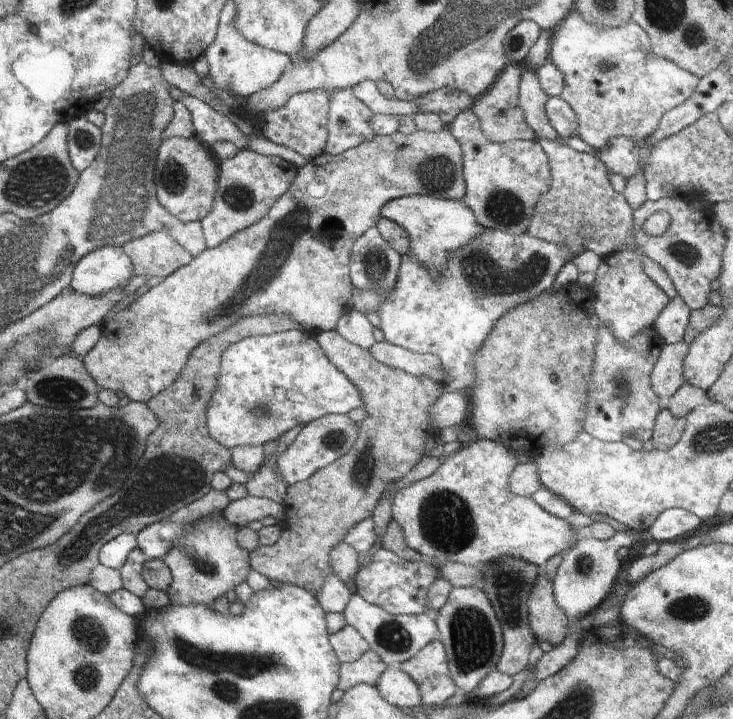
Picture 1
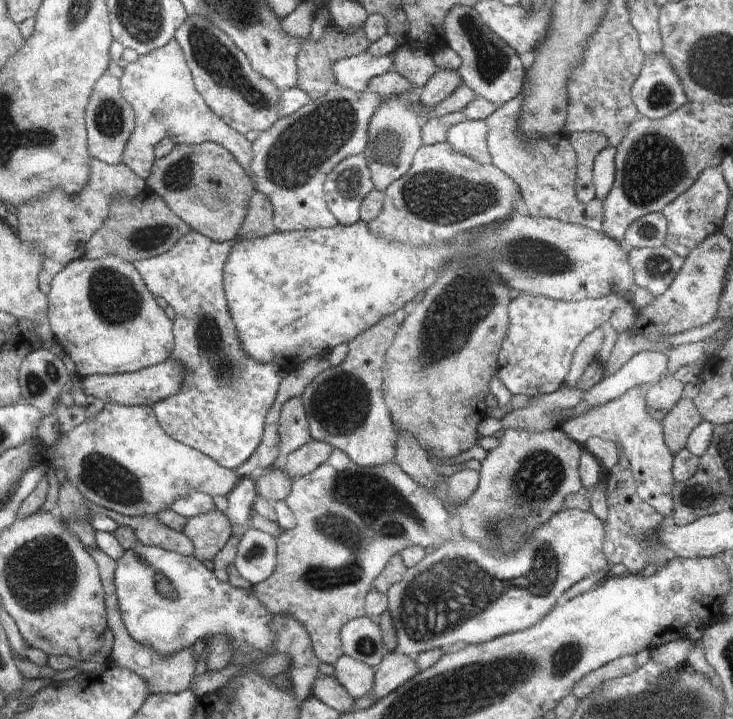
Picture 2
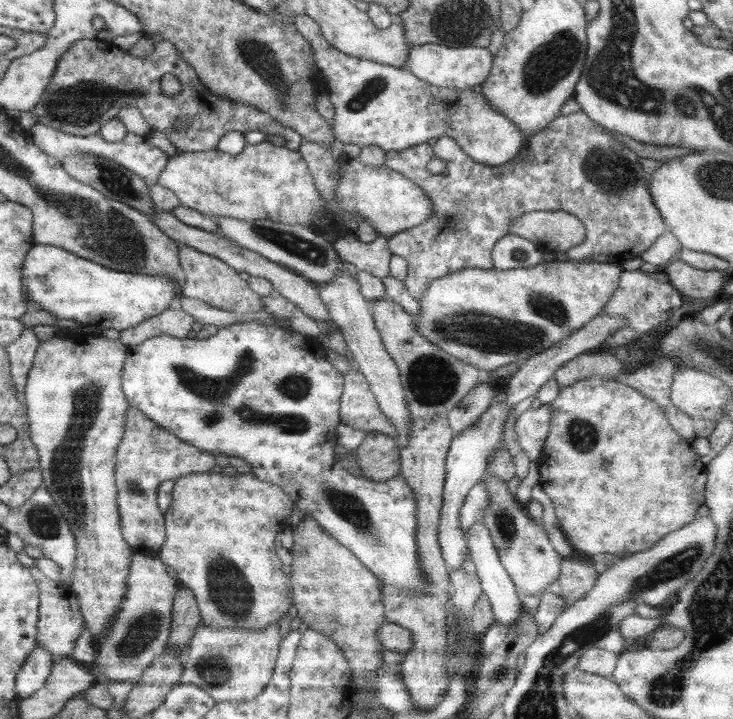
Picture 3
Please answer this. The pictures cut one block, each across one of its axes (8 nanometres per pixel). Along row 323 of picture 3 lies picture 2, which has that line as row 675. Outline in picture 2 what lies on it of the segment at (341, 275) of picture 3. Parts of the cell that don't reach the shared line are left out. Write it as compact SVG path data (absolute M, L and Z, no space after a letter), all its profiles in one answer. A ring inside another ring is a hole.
M348 655L340 656L333 666L333 677L346 688L352 698L362 698L373 690L375 671L372 667Z

